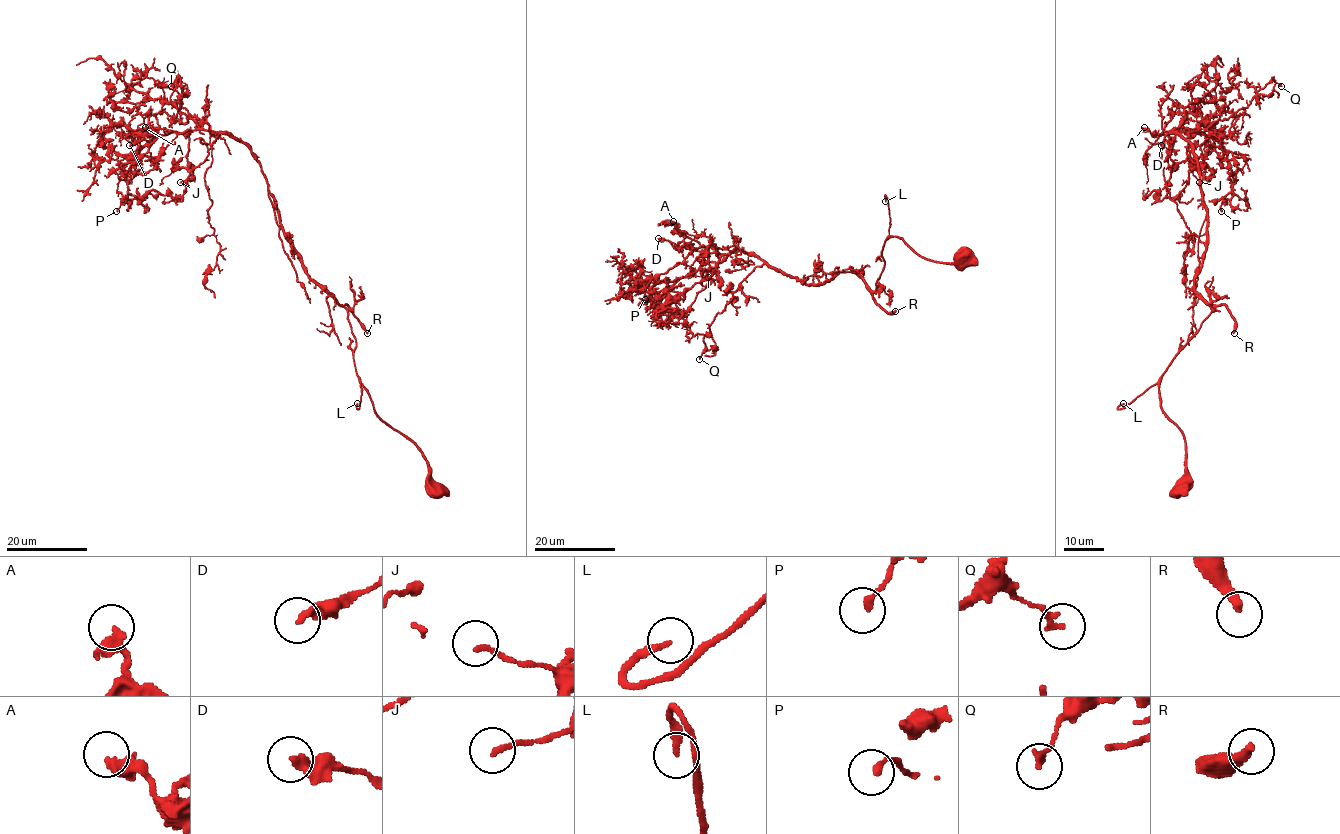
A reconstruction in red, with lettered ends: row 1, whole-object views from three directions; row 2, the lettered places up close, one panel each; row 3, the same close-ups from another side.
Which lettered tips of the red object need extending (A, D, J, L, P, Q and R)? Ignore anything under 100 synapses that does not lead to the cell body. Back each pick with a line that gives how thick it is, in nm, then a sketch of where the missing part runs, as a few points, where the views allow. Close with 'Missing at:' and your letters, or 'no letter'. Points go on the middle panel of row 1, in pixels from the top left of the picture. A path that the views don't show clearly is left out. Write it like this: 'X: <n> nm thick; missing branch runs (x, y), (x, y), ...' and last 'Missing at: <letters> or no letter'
R: 280 nm thick
Missing at: R

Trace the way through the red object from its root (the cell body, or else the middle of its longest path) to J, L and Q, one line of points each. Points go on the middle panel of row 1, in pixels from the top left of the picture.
J: (964, 257), (929, 261), (890, 236), (874, 291), (853, 272), (806, 284), (741, 250), (708, 277)
L: (964, 257), (957, 263), (929, 261), (901, 238), (891, 236), (885, 201)
Q: (964, 257), (929, 261), (890, 236), (874, 291), (853, 272), (806, 284), (763, 264), (713, 317), (699, 359)

